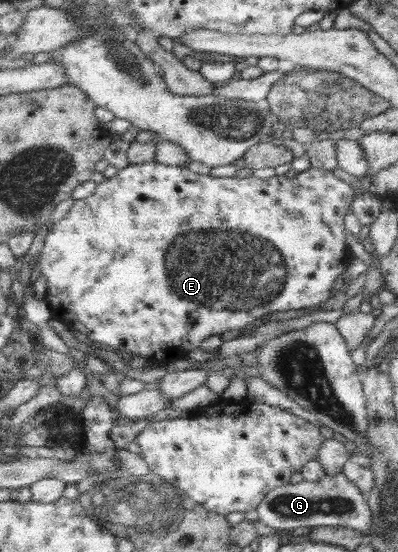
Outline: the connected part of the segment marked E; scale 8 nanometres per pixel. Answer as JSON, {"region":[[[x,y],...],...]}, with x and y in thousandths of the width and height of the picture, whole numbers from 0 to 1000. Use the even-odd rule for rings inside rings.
{"region":[[[397,292],[327,295],[296,308],[291,319],[251,330],[241,350],[219,361],[191,362],[168,389],[133,404],[101,457],[98,486],[118,505],[111,542],[123,549],[136,576],[186,592],[231,618],[274,625],[286,636],[317,634],[332,645],[382,652],[387,658],[432,658],[462,650],[472,638],[497,632],[523,611],[553,609],[588,596],[613,596],[618,589],[658,578],[658,571],[678,571],[683,563],[794,558],[814,549],[834,534],[844,505],[854,502],[854,495],[864,495],[884,467],[869,442],[864,389],[884,386],[889,361],[882,335],[849,324],[834,310],[789,301],[731,322],[711,315],[666,326],[636,317],[613,322],[590,317],[533,321],[487,313],[467,299],[435,301]]]}

